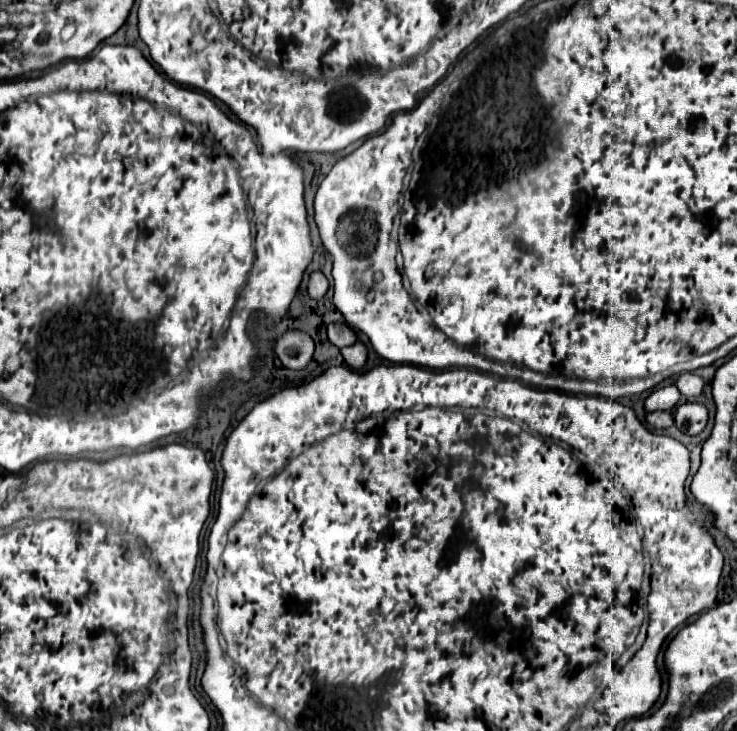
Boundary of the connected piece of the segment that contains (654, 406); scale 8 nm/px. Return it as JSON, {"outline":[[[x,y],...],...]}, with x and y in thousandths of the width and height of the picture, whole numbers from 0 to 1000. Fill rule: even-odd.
{"outline":[[[913,525],[891,531],[889,536],[883,536],[883,542],[878,542],[875,561],[878,564],[886,564],[886,561],[913,561],[916,553],[921,550],[921,544],[924,544],[924,536]]]}

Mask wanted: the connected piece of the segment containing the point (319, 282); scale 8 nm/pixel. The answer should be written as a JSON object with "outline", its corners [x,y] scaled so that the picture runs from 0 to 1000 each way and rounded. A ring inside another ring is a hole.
{"outline":[[[436,369],[422,372],[422,378],[419,378],[419,405],[427,408],[427,410],[433,410],[433,408],[441,405],[444,394],[446,394],[446,386],[444,386],[444,380],[438,378],[438,372],[436,372]]]}

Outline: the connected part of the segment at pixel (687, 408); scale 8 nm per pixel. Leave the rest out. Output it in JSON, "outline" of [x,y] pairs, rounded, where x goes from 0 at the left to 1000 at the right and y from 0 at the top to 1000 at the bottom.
{"outline":[[[938,550],[938,553],[921,553],[919,561],[913,564],[913,572],[916,572],[916,583],[935,594],[935,596],[946,596],[954,591],[954,585],[959,583],[959,558],[954,553],[946,553],[946,550]]]}

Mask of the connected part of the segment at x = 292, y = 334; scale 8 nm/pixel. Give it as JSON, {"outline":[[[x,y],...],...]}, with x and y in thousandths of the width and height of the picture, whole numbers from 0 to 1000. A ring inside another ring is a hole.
{"outline":[[[392,451],[370,468],[373,487],[384,495],[387,503],[395,503],[395,506],[414,503],[425,490],[425,479],[427,479],[427,471],[422,460],[408,451]]]}

